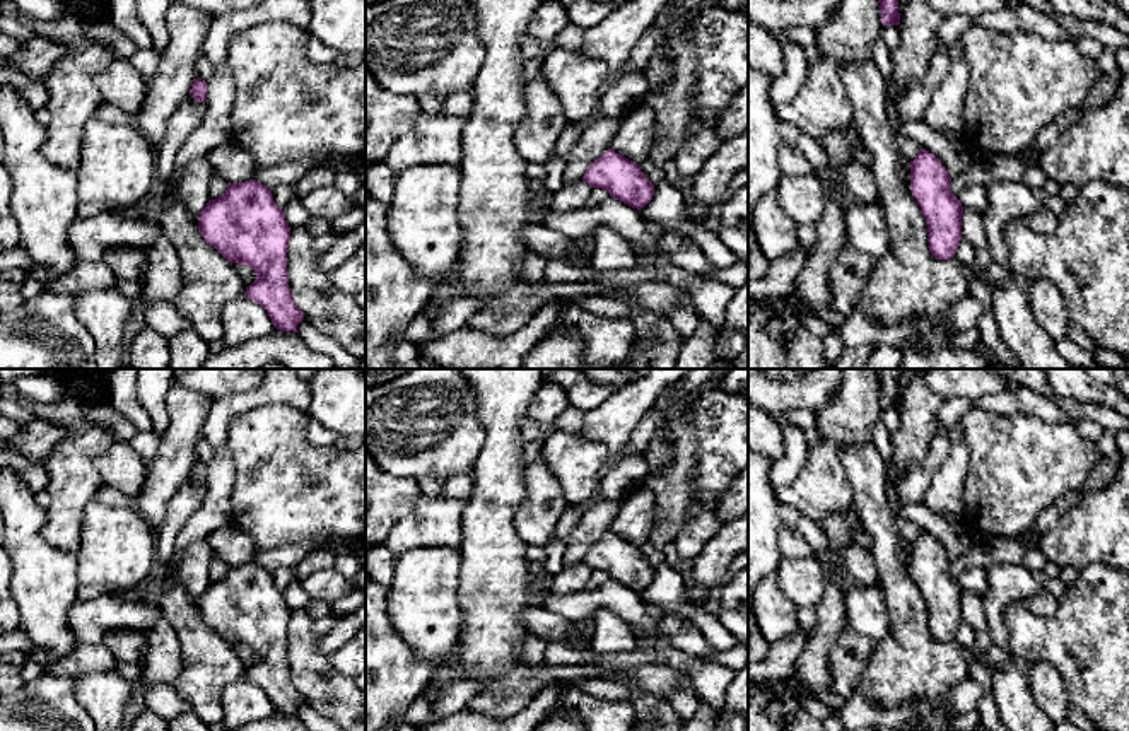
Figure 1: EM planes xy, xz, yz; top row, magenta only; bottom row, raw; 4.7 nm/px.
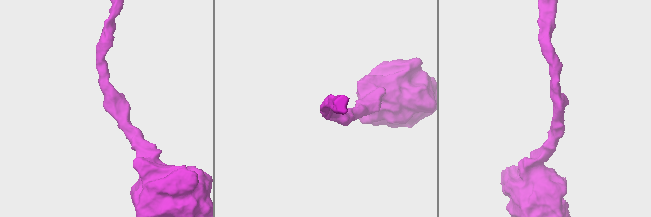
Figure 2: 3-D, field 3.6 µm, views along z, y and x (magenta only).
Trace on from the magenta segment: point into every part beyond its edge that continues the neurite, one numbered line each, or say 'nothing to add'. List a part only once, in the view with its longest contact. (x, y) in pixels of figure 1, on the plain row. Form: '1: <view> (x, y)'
nothing to add

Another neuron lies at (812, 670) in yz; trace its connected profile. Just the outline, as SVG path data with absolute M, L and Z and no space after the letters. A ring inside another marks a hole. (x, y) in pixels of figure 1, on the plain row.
M832 512L822 524L830 545L828 550L813 552L825 574L825 593L816 606L816 623L808 634L808 642L794 663L791 678L799 683L798 690L784 690L784 724L793 722L803 712L803 700L820 692L832 690L830 654L835 640L849 630L845 617L845 591L851 581L842 570L839 550L856 545L856 526L844 512Z

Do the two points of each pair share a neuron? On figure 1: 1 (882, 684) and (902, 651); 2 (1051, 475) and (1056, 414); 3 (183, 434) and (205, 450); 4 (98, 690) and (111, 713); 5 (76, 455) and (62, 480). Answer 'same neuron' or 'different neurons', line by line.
1: same neuron
2: different neurons
3: different neurons
4: same neuron
5: same neuron

